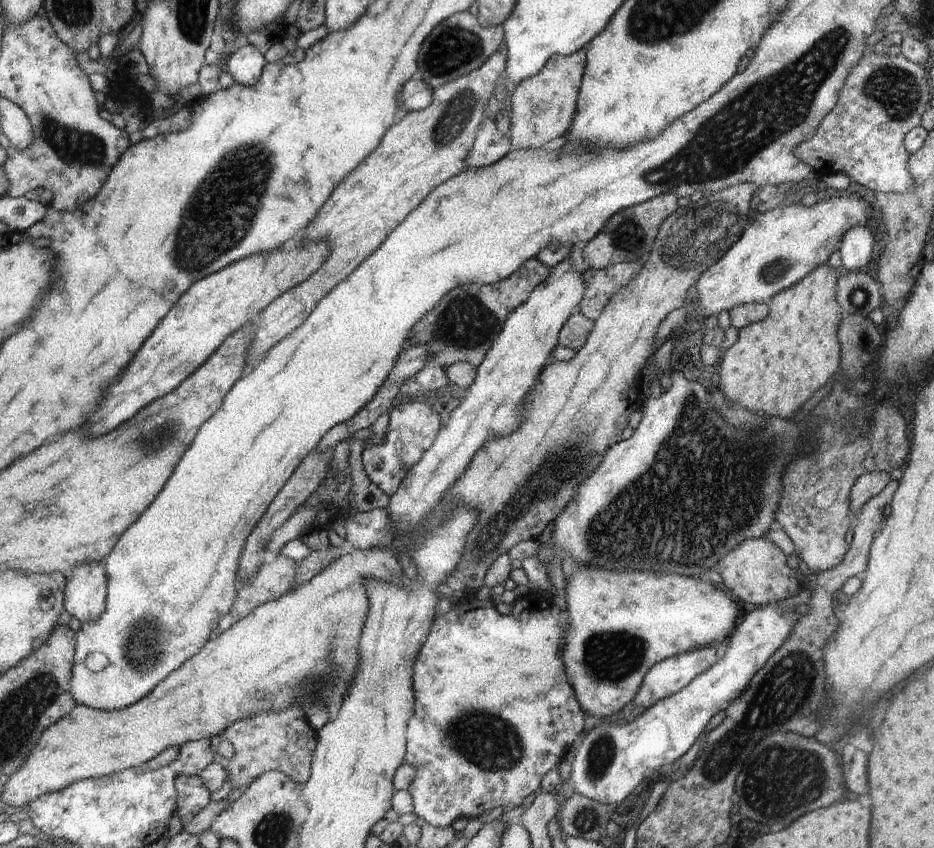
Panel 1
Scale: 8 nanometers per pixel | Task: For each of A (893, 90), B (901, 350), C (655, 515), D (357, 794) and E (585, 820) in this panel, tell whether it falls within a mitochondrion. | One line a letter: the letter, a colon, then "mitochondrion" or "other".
A: mitochondrion
B: other
C: mitochondrion
D: other
E: mitochondrion

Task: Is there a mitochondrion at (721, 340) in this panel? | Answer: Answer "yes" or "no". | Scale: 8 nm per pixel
no

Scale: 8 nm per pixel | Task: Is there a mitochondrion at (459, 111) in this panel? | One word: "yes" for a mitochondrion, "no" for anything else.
yes

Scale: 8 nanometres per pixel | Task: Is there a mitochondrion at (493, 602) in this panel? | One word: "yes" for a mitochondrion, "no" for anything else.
no

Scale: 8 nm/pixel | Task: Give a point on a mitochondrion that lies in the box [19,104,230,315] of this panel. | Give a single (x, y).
(78, 150)

